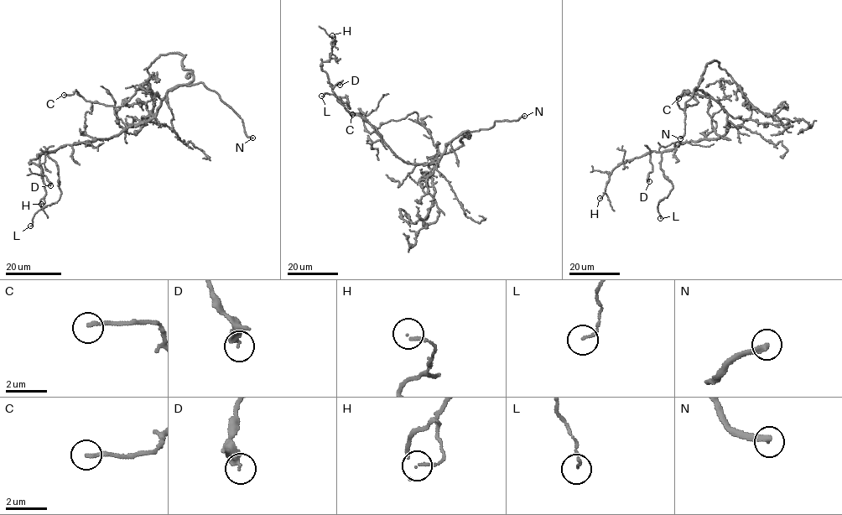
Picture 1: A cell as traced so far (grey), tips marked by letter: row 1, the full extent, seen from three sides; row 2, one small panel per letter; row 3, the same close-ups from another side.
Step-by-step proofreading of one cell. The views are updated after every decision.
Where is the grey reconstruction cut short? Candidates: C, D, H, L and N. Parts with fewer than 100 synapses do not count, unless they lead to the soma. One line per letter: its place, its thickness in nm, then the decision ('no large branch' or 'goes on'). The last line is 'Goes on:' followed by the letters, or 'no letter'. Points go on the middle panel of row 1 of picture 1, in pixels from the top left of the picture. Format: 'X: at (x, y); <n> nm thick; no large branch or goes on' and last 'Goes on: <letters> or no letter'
C: at (352, 114); 190 nm thick; no large branch
D: at (340, 85); 280 nm thick; no large branch
H: at (332, 35); 120 nm thick; no large branch
L: at (321, 96); 110 nm thick; no large branch
N: at (524, 116); 300 nm thick; goes on
Goes on: N

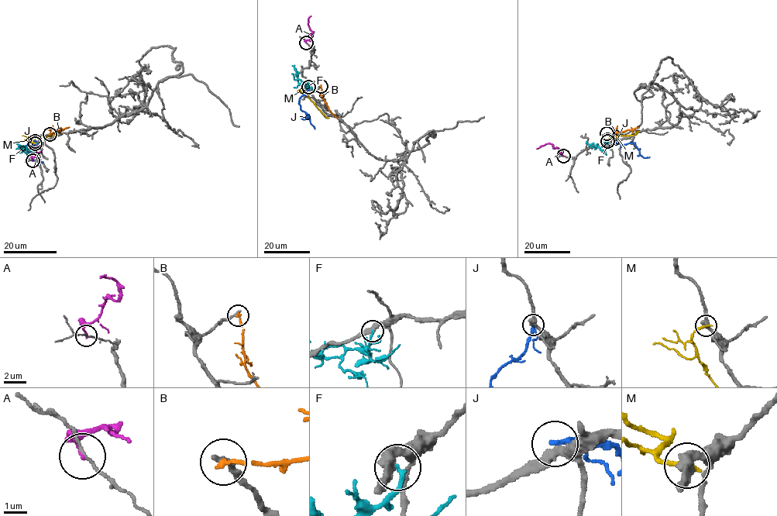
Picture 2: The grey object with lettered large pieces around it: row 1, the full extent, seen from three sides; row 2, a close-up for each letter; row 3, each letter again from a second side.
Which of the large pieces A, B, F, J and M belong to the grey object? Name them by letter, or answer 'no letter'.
no letter

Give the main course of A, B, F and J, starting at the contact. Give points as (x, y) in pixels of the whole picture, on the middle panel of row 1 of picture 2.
A: (306, 42), (313, 33), (308, 24), (311, 16)
B: (320, 86), (322, 97), (328, 111), (338, 118)
F: (309, 86), (298, 82), (292, 65)
J: (308, 87), (307, 93), (299, 99), (299, 104), (300, 108), (309, 116), (314, 128)

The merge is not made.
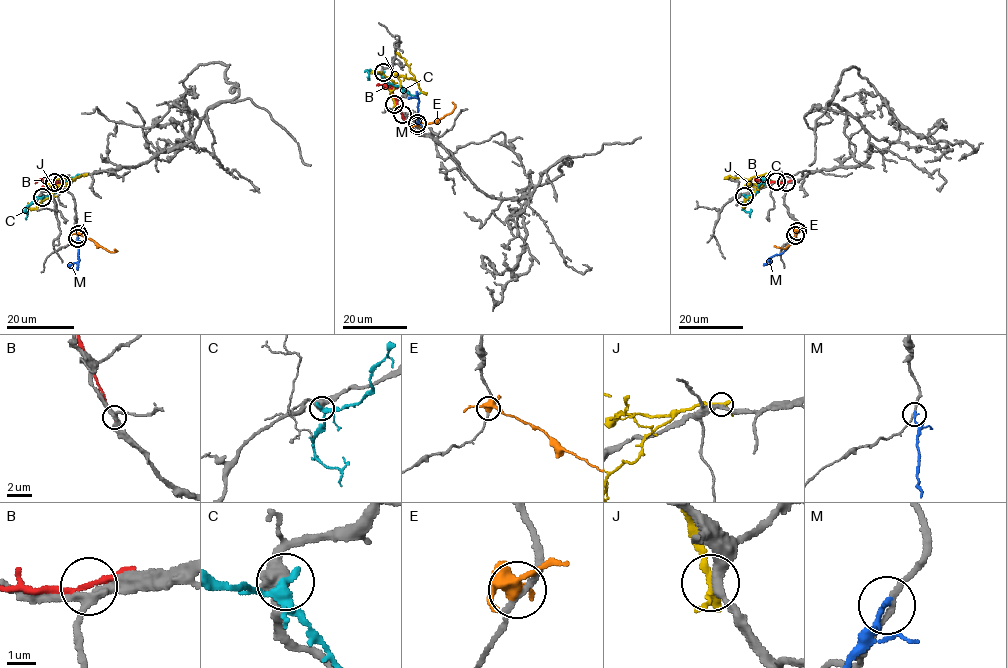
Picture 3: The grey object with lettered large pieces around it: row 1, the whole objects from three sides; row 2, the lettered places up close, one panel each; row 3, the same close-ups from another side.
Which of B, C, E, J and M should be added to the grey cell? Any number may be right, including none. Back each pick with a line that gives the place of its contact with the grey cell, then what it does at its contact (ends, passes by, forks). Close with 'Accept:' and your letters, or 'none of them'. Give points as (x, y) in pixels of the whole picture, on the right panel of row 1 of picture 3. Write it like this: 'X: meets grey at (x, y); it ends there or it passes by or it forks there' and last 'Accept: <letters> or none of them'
M: meets grey at (795, 235); it ends there
Accept: M

